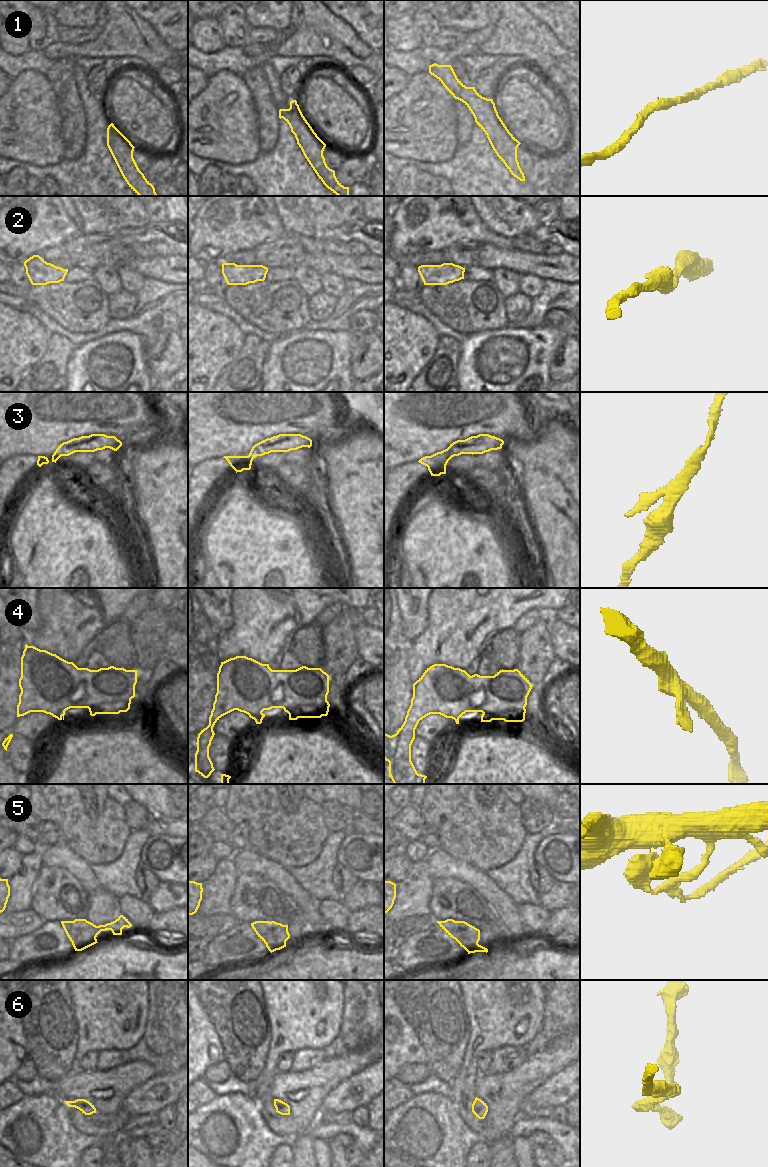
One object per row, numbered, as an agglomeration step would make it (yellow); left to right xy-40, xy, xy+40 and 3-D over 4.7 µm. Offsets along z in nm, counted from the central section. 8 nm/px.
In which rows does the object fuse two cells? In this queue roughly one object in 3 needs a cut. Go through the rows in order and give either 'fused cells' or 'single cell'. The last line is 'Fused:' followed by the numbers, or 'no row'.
1: single cell
2: single cell
3: fused cells
4: single cell
5: fused cells
6: single cell
Fused: 3, 5

